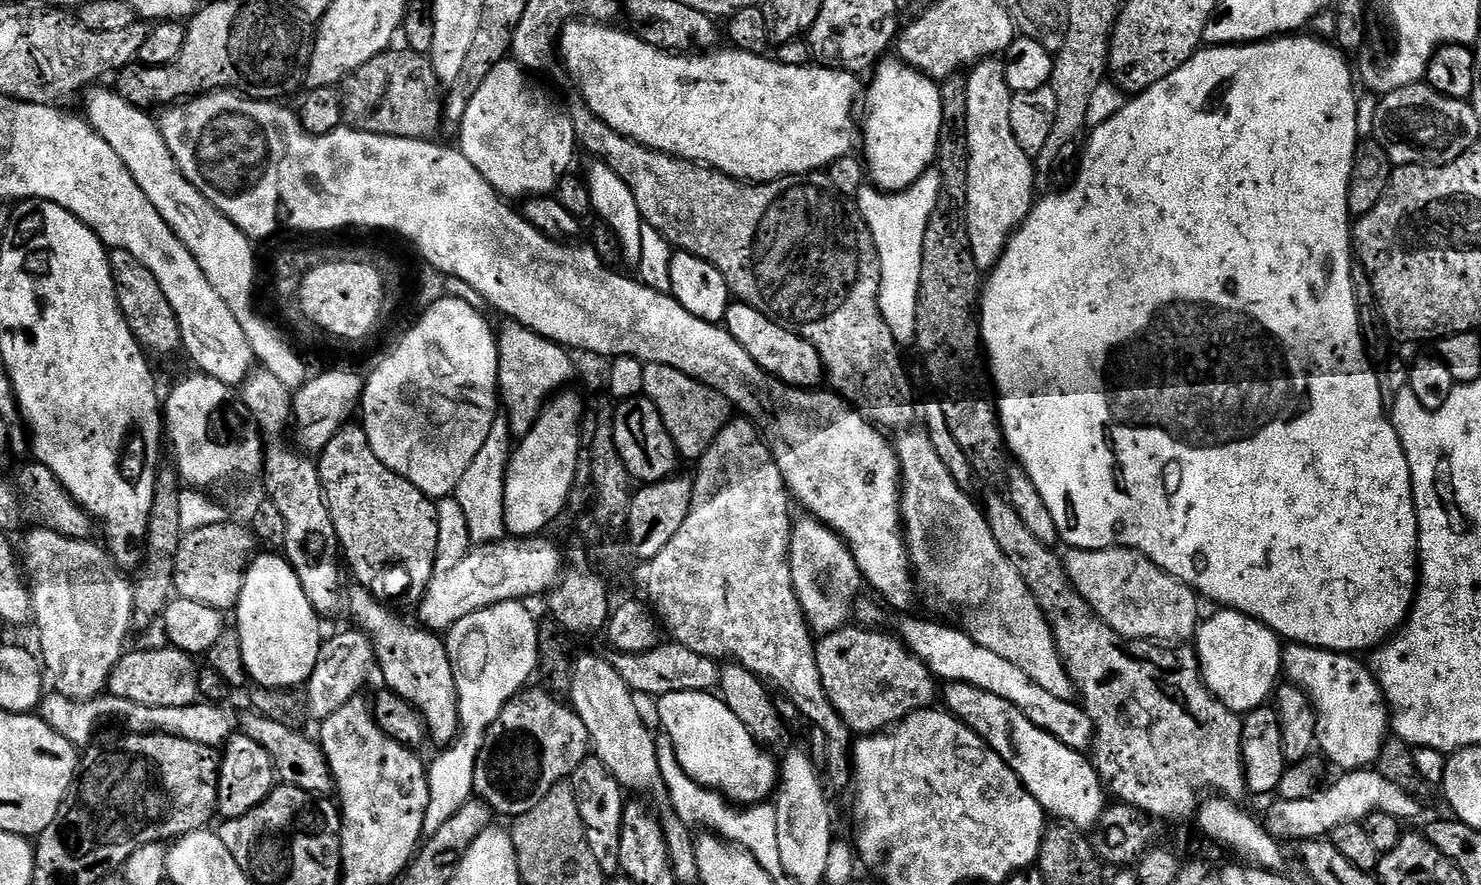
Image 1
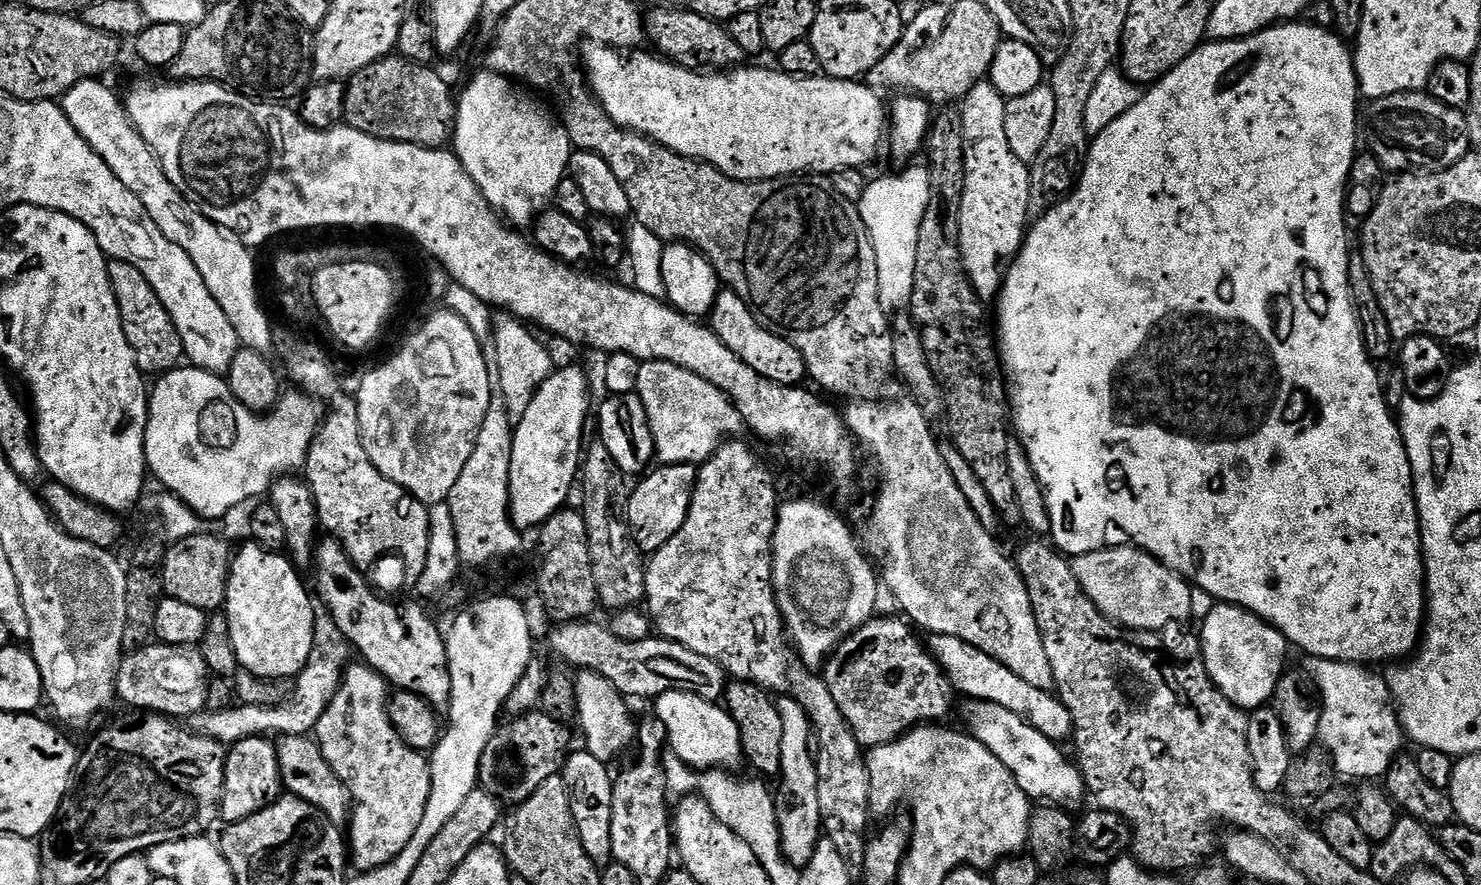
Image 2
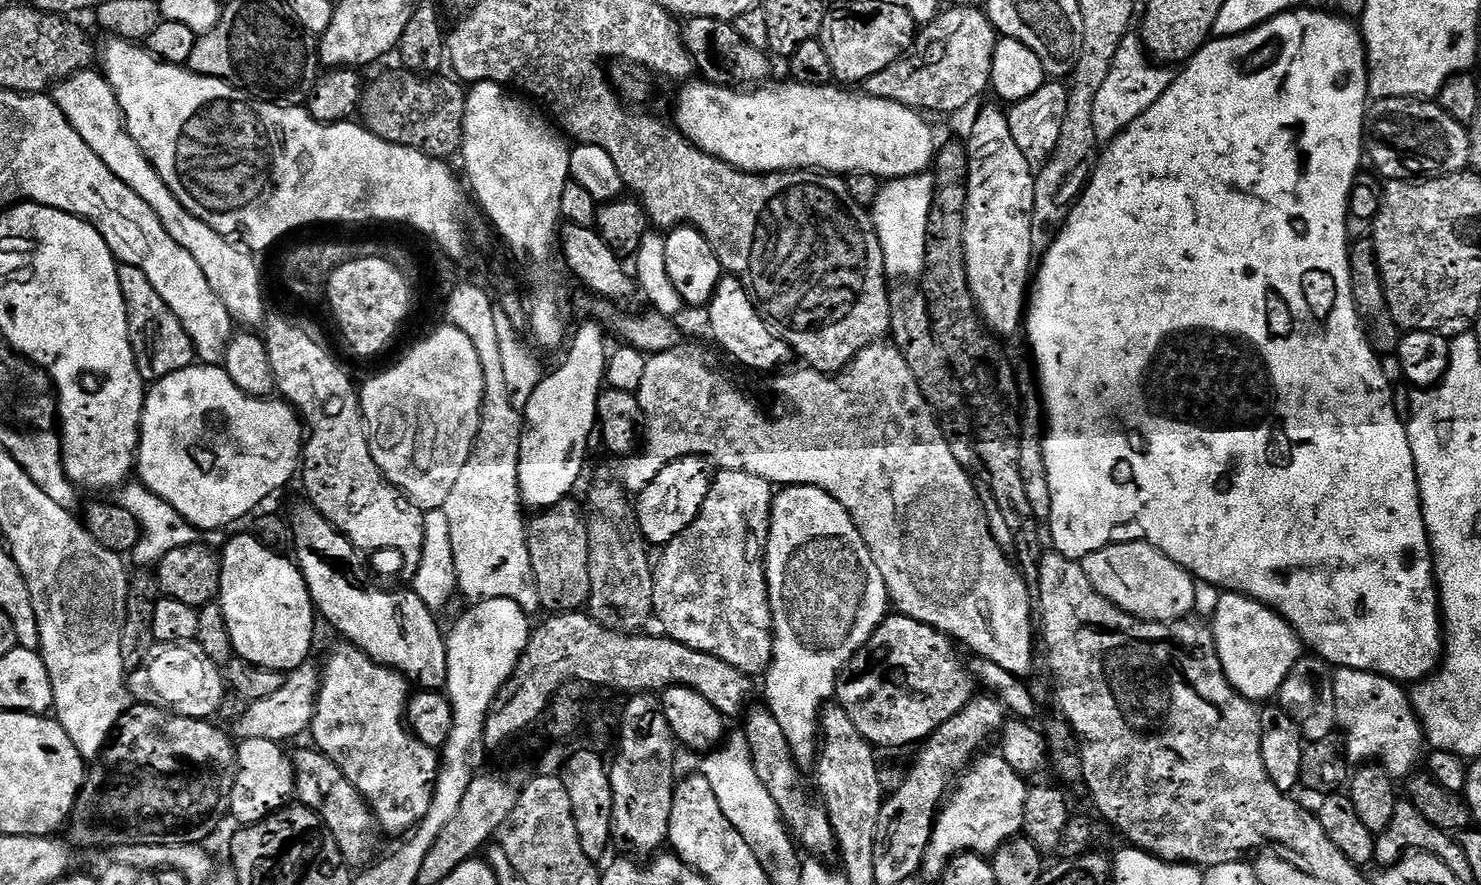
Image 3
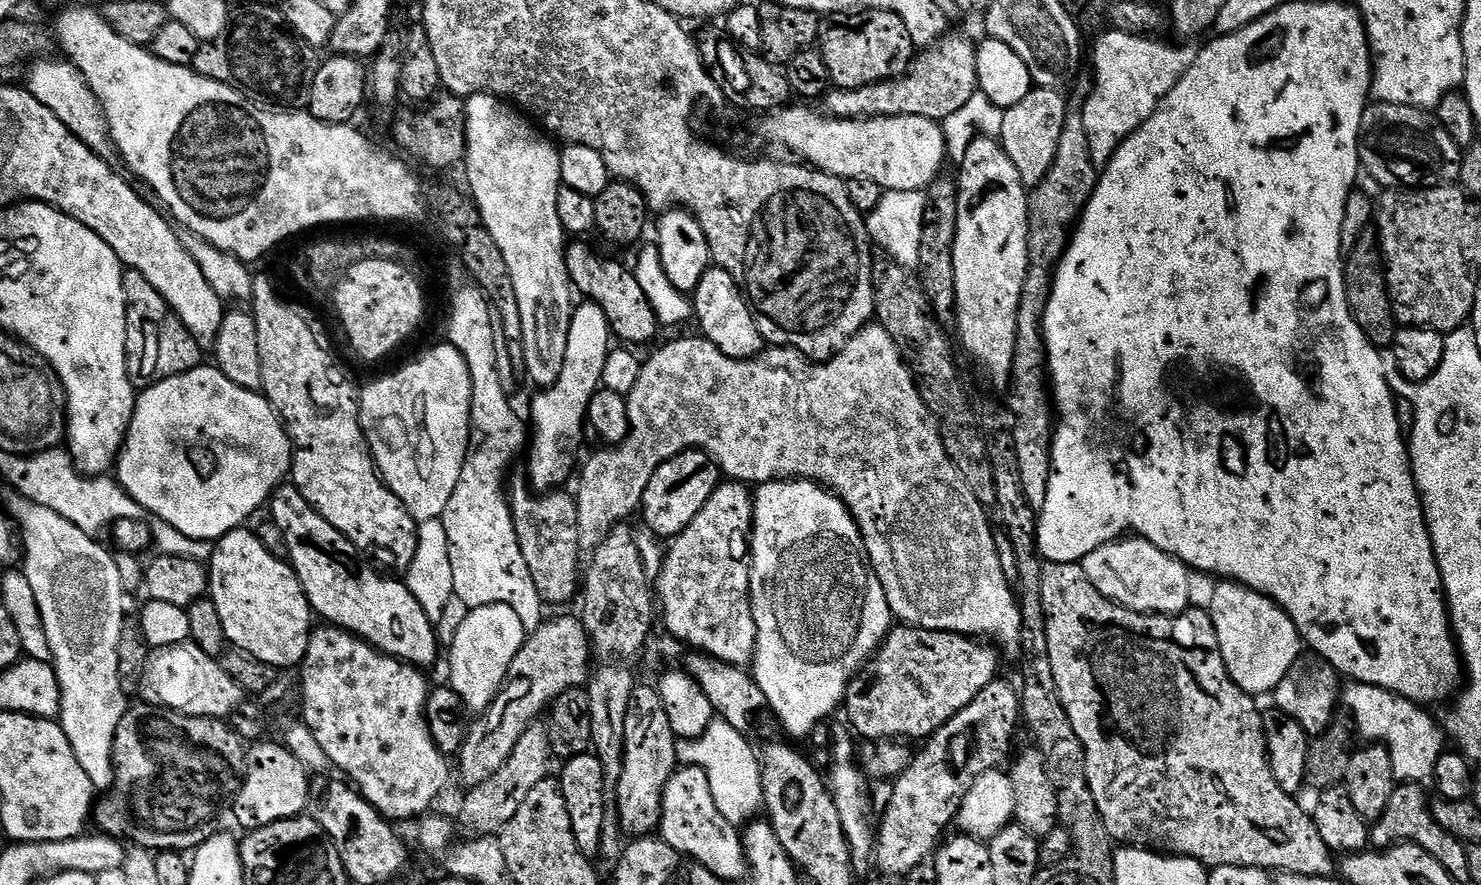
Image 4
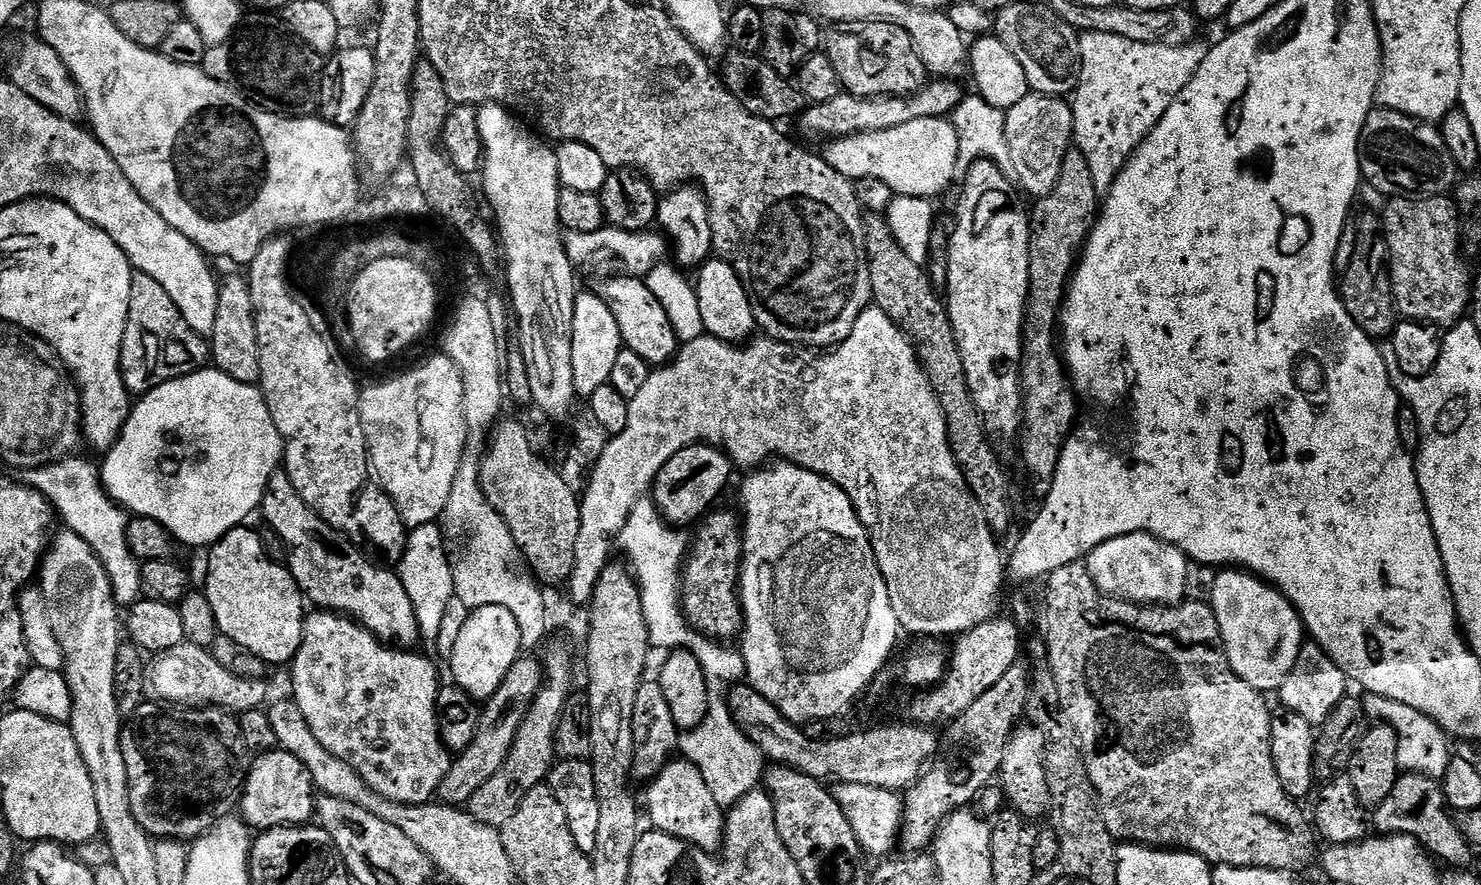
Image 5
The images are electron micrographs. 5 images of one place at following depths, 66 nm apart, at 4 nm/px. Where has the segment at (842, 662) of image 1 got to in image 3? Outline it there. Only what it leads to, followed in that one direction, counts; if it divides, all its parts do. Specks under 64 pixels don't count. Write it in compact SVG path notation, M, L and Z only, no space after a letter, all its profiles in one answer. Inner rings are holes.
M889 614L841 672L836 681L835 699L846 710L846 714L850 714L850 722L858 726L858 734L865 736L877 749L904 748L907 744L916 743L919 745L934 735L938 726L950 722L950 718L962 711L974 695L973 673L964 669L955 647L957 645L952 637L945 632L909 616Z

